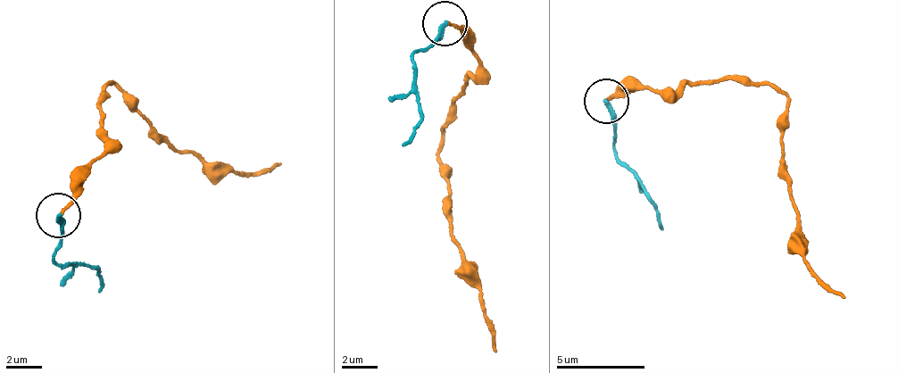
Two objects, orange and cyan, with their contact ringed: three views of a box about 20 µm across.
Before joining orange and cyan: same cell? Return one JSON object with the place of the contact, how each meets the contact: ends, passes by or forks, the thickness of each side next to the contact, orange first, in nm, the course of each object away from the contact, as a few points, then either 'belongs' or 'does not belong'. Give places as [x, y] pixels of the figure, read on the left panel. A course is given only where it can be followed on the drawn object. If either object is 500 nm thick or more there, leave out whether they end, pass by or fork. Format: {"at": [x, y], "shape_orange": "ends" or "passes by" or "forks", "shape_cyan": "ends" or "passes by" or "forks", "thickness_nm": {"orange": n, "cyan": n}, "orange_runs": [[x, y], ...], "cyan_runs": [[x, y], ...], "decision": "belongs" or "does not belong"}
{"at": [58, 215], "shape_orange": "ends", "shape_cyan": "ends", "thickness_nm": {"orange": 170, "cyan": 240}, "orange_runs": [[60, 216], [110, 147], [101, 107], [112, 82], [151, 137], [237, 175], [280, 161]], "cyan_runs": [[60, 216], [54, 261], [95, 268], [100, 291]], "decision": "does not belong"}

